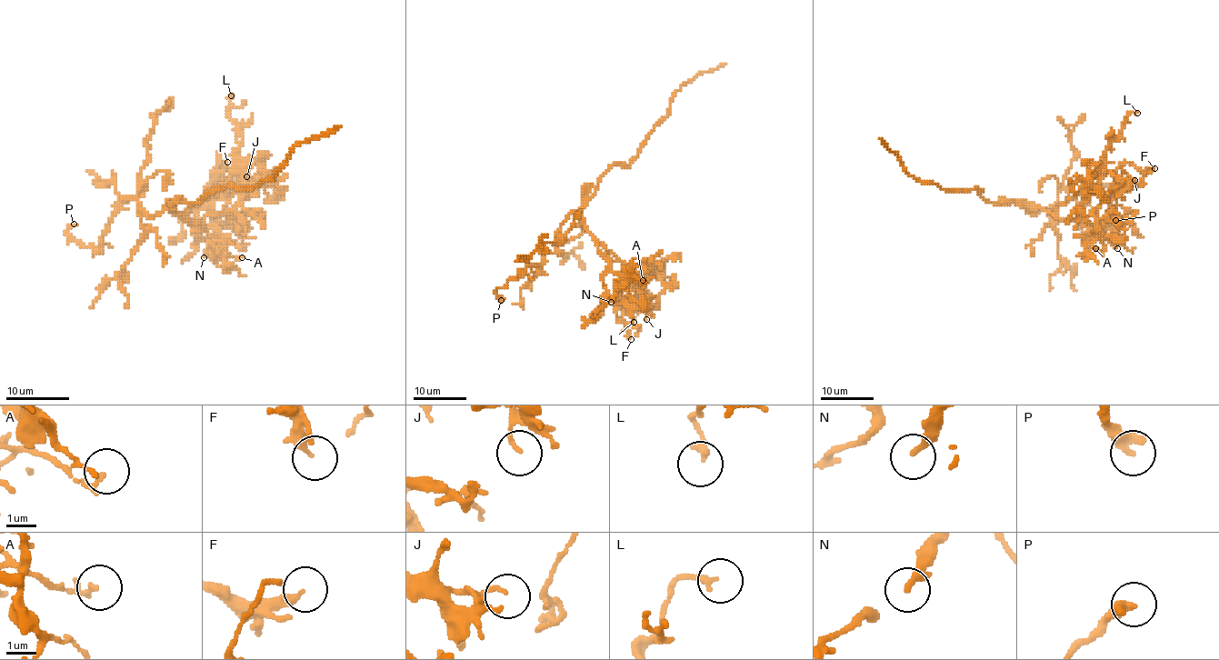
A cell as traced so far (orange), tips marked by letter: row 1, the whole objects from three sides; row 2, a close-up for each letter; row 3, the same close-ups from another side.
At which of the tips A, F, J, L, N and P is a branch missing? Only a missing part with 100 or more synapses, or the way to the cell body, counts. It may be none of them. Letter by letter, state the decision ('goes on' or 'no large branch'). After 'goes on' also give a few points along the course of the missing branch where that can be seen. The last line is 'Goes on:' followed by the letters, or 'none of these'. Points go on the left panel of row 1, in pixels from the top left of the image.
A: no large branch
F: no large branch
J: no large branch
L: no large branch
N: no large branch
P: no large branch
Goes on: none of these

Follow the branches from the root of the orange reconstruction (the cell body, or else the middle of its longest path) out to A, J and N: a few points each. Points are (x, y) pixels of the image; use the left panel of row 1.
A: (183, 204), (168, 210), (174, 210), (187, 223), (197, 223), (213, 243), (227, 254), (242, 257)
J: (183, 204), (168, 210), (184, 214), (191, 206), (213, 197), (234, 172), (234, 167), (246, 176)
N: (183, 204), (168, 210), (174, 210), (187, 223), (197, 223), (213, 238), (210, 251), (204, 257)

